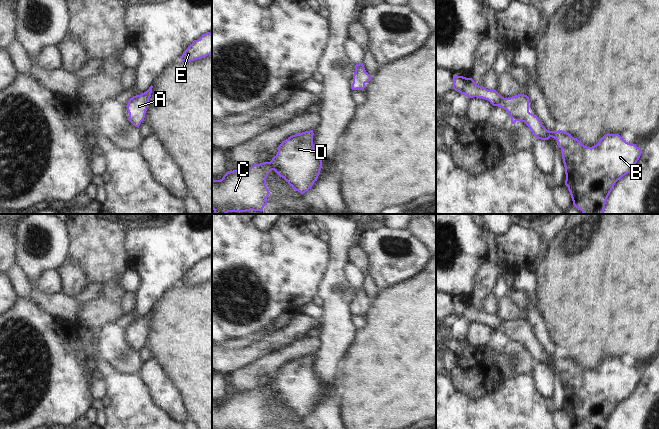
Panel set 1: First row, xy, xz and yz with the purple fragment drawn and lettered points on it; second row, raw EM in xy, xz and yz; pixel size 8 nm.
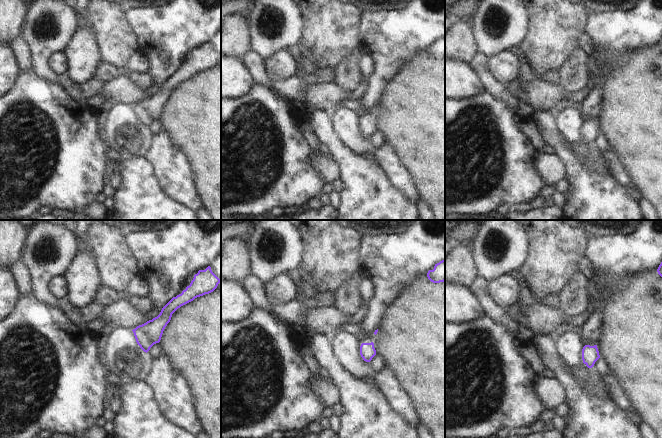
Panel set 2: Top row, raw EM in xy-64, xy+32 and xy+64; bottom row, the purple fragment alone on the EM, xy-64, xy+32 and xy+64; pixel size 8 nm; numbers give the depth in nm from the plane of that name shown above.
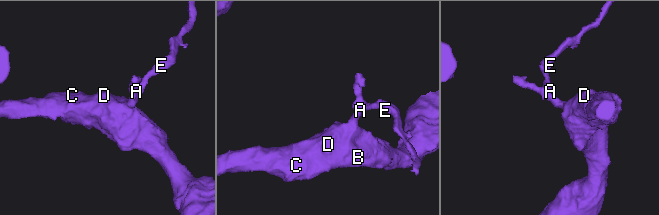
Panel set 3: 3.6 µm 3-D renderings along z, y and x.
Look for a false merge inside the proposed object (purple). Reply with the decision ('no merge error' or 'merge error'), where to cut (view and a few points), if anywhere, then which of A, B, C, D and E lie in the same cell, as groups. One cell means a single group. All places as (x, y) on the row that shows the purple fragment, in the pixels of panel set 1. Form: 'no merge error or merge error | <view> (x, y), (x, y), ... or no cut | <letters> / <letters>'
no merge error | no cut | A B C D E

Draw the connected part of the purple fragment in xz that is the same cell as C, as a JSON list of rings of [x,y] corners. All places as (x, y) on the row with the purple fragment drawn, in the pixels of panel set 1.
[[[313,130],[290,136],[278,147],[278,153],[270,162],[254,164],[253,166],[227,172],[221,180],[212,179],[212,209],[214,214],[228,212],[263,211],[267,204],[266,198],[270,192],[266,186],[268,174],[274,170],[294,190],[304,194],[317,181],[322,168],[321,157],[313,145]]]

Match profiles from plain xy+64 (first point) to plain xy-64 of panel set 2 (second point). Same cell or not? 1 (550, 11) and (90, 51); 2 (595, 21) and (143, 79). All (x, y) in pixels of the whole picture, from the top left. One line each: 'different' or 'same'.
1: different
2: different

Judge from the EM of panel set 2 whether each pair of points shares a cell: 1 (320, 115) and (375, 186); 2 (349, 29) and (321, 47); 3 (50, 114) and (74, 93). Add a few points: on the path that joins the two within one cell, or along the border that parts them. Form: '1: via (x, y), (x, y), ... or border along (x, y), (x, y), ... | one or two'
1: via (324, 133), (357, 169) | one
2: via (342, 29), (339, 29), (328, 40) | one
3: border along (57, 84), (71, 98), (86, 106) | two

